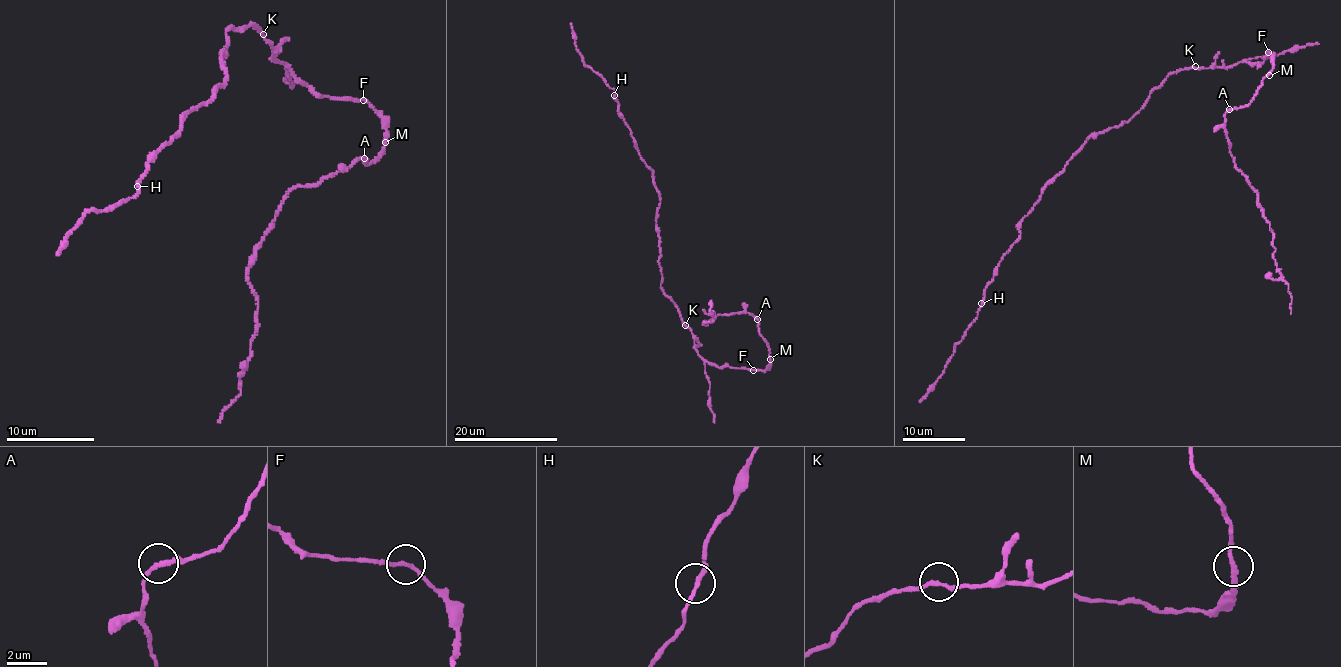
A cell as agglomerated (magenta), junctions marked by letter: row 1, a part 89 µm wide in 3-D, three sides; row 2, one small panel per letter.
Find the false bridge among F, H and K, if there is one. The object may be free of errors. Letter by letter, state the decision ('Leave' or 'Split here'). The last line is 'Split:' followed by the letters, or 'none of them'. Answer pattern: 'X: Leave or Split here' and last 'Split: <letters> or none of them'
F: Split here
H: Leave
K: Leave
Split: F

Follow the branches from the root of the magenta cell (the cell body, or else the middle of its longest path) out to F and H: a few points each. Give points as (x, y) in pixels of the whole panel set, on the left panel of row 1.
F: (263, 35), (273, 49), (273, 61), (288, 65), (297, 80), (305, 83), (318, 95), (363, 100)
H: (263, 35), (252, 24), (226, 32), (221, 55), (228, 80), (186, 113), (180, 134), (148, 163), (137, 186)

